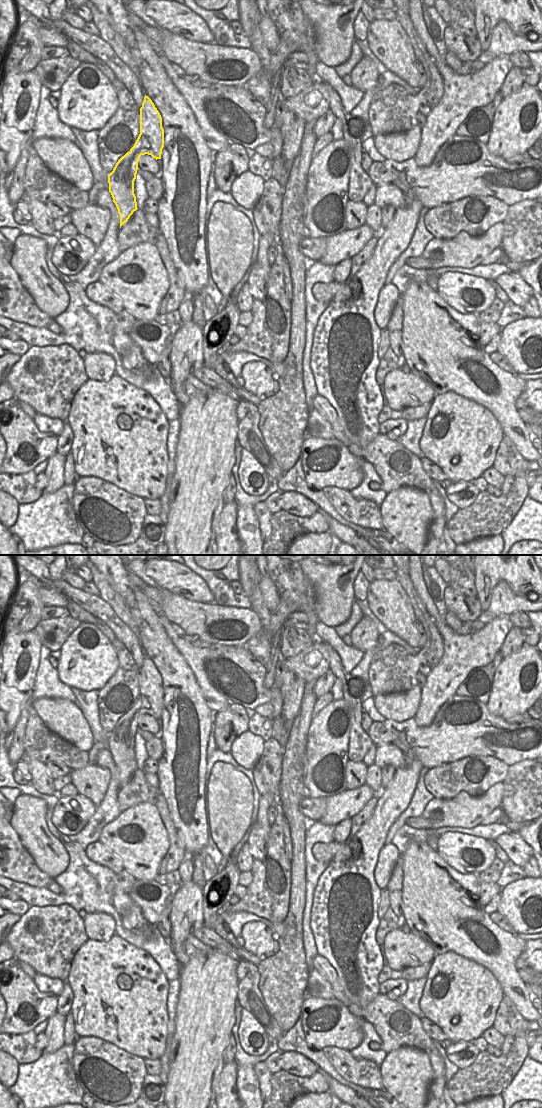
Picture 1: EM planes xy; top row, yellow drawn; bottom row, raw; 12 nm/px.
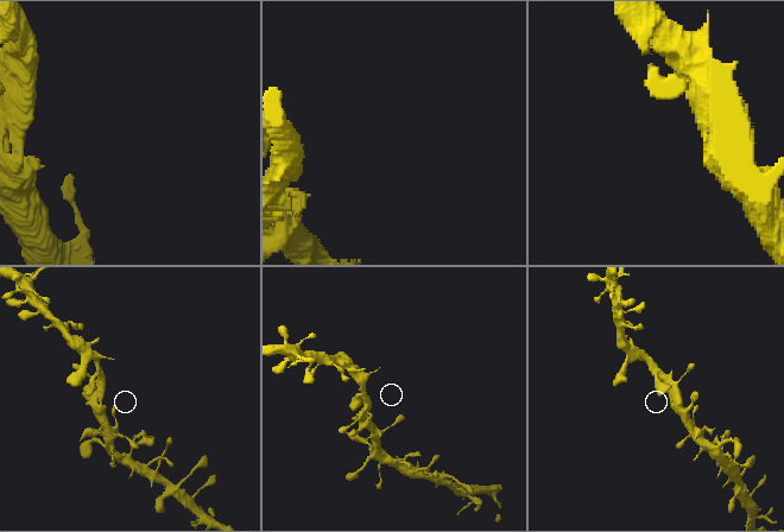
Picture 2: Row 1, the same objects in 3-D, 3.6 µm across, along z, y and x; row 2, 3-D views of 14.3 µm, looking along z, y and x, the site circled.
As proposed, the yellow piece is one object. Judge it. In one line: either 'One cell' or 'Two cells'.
One cell

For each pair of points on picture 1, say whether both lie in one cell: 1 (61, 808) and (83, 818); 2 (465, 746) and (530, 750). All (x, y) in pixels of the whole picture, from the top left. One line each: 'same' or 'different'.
1: same
2: same

